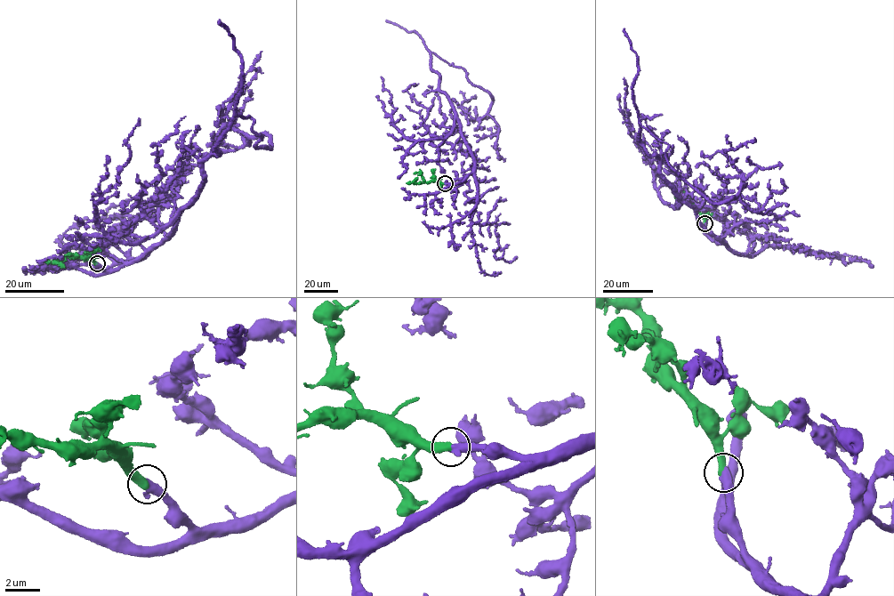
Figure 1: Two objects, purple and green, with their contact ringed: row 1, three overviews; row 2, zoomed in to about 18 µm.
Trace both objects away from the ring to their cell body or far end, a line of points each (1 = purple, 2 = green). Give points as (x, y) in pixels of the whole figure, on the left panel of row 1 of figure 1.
1: (97, 264), (122, 267), (163, 241), (232, 118), (253, 120), (254, 146), (269, 148), (220, 108), (261, 52)
2: (97, 264), (84, 256), (69, 255), (48, 263), (44, 260)

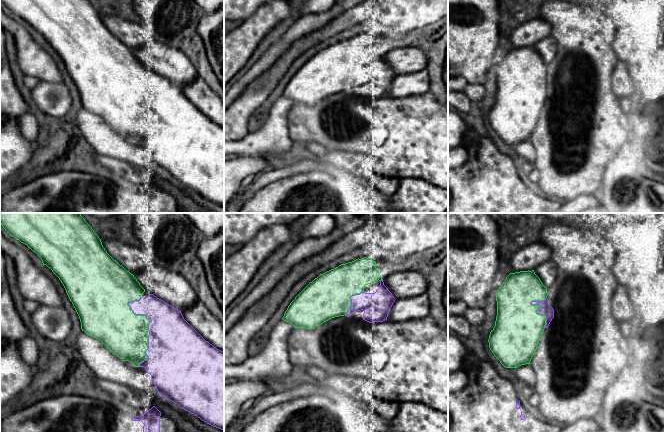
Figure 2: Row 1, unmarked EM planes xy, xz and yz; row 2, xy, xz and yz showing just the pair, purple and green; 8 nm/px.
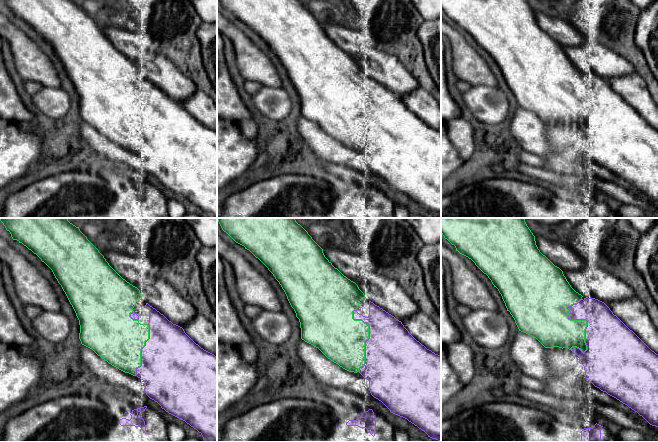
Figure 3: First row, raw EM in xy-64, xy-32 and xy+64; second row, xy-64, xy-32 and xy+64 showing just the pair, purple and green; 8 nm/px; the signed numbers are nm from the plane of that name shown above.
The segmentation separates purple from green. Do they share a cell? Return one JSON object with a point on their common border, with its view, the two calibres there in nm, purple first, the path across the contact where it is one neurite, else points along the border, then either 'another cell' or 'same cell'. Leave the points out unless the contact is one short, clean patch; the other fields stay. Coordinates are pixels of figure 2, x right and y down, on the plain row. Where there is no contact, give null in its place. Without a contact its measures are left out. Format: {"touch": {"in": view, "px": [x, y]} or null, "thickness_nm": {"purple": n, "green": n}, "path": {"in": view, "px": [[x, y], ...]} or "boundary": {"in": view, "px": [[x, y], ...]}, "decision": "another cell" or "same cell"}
{"touch": {"in": "xy", "px": [148, 100]}, "thickness_nm": {"purple": 400, "green": 360}, "decision": "same cell"}

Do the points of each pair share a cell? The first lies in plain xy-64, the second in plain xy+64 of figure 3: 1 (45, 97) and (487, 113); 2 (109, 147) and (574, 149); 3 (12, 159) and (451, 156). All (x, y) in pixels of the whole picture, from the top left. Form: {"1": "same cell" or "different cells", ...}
{"1": "same cell", "2": "different cells", "3": "same cell"}

